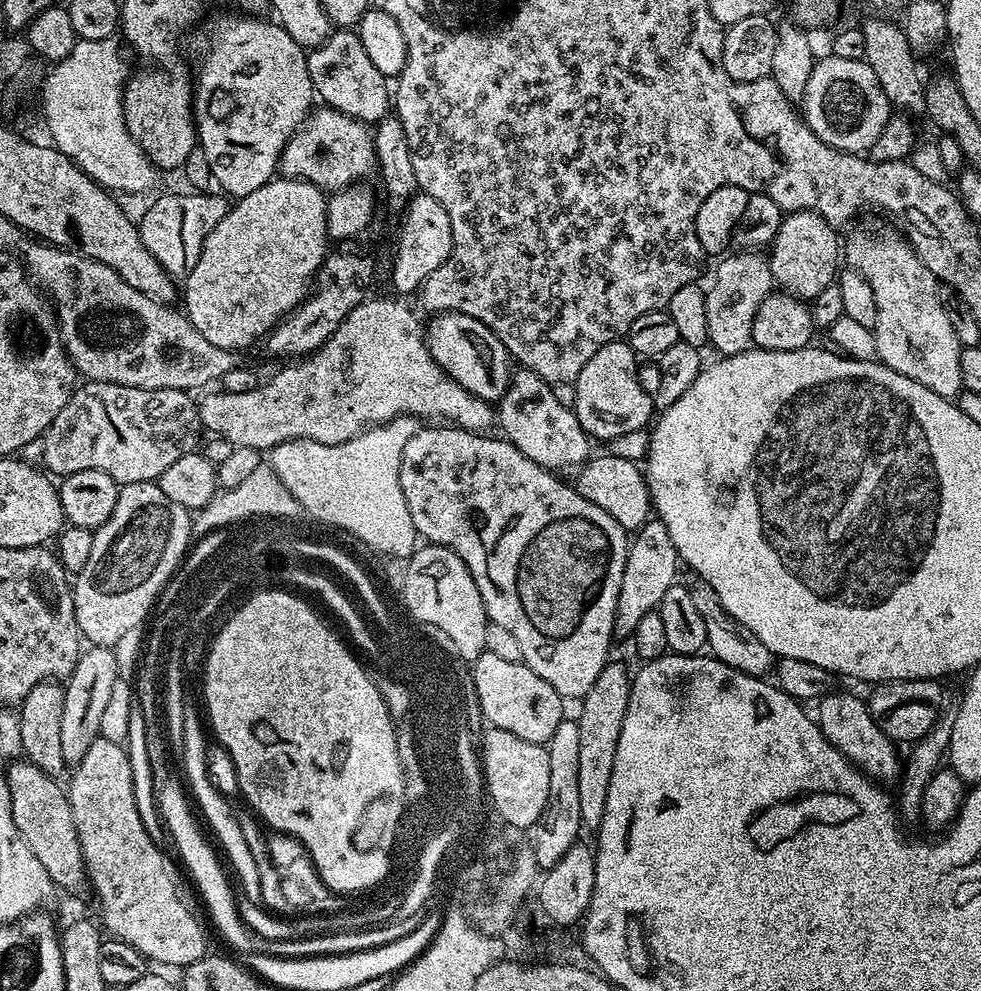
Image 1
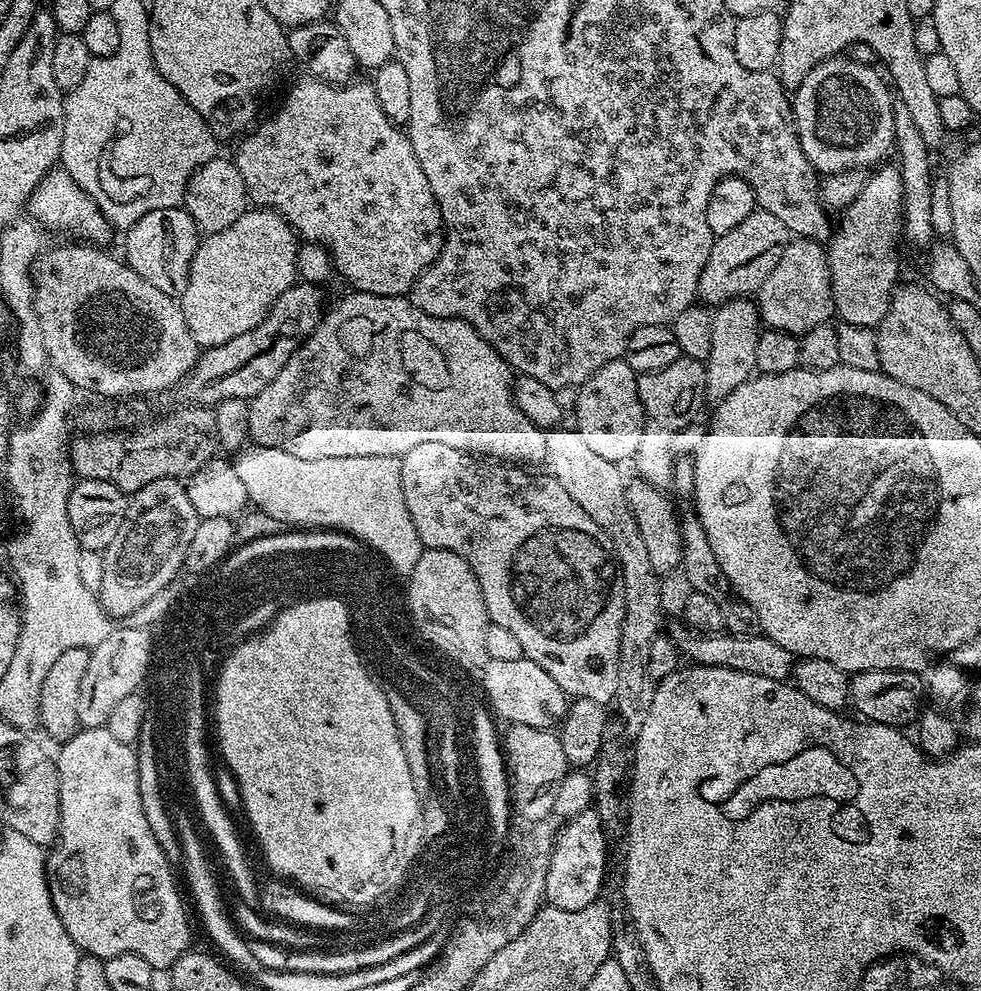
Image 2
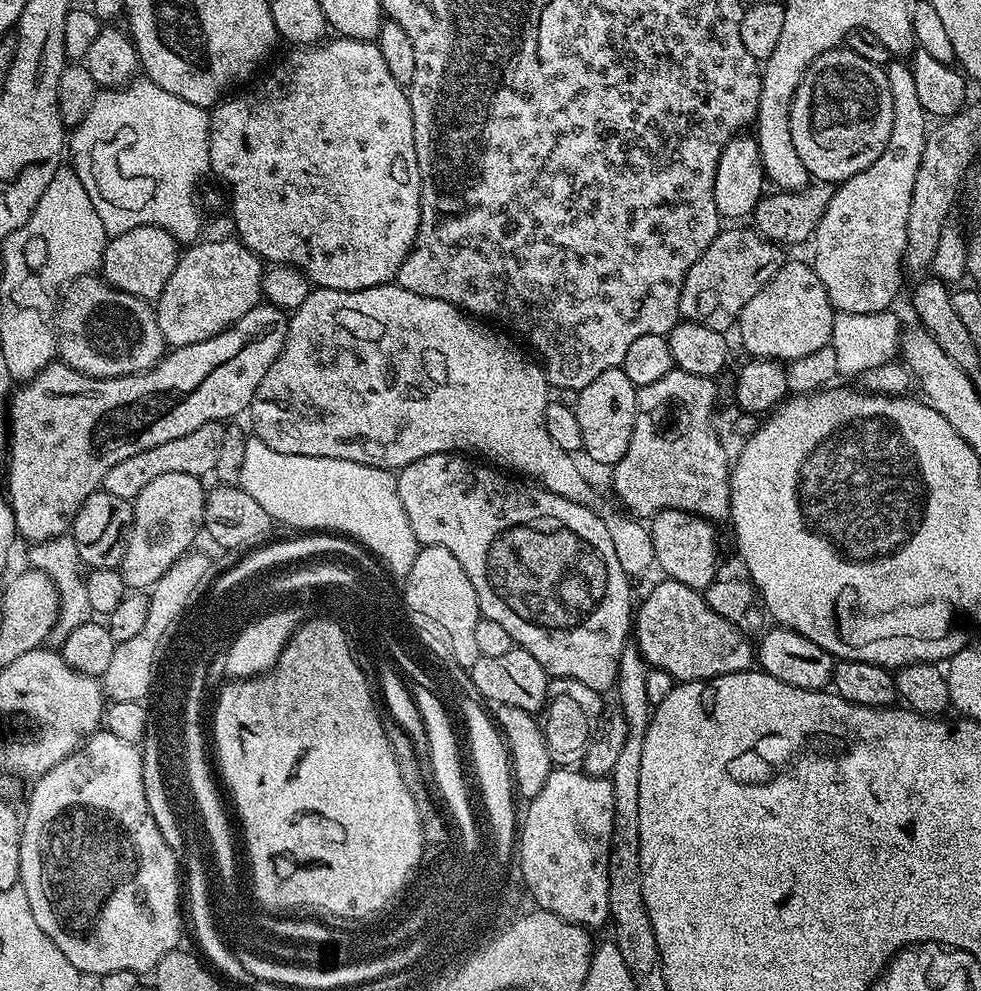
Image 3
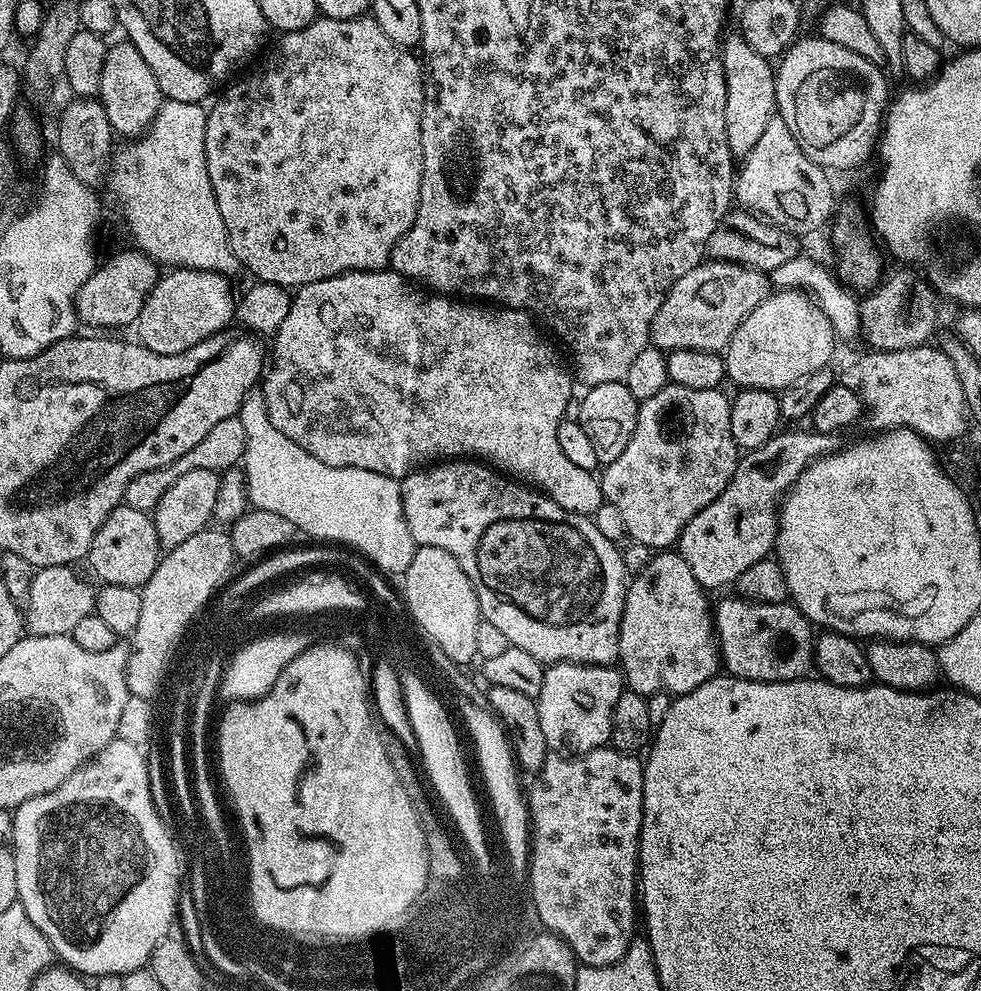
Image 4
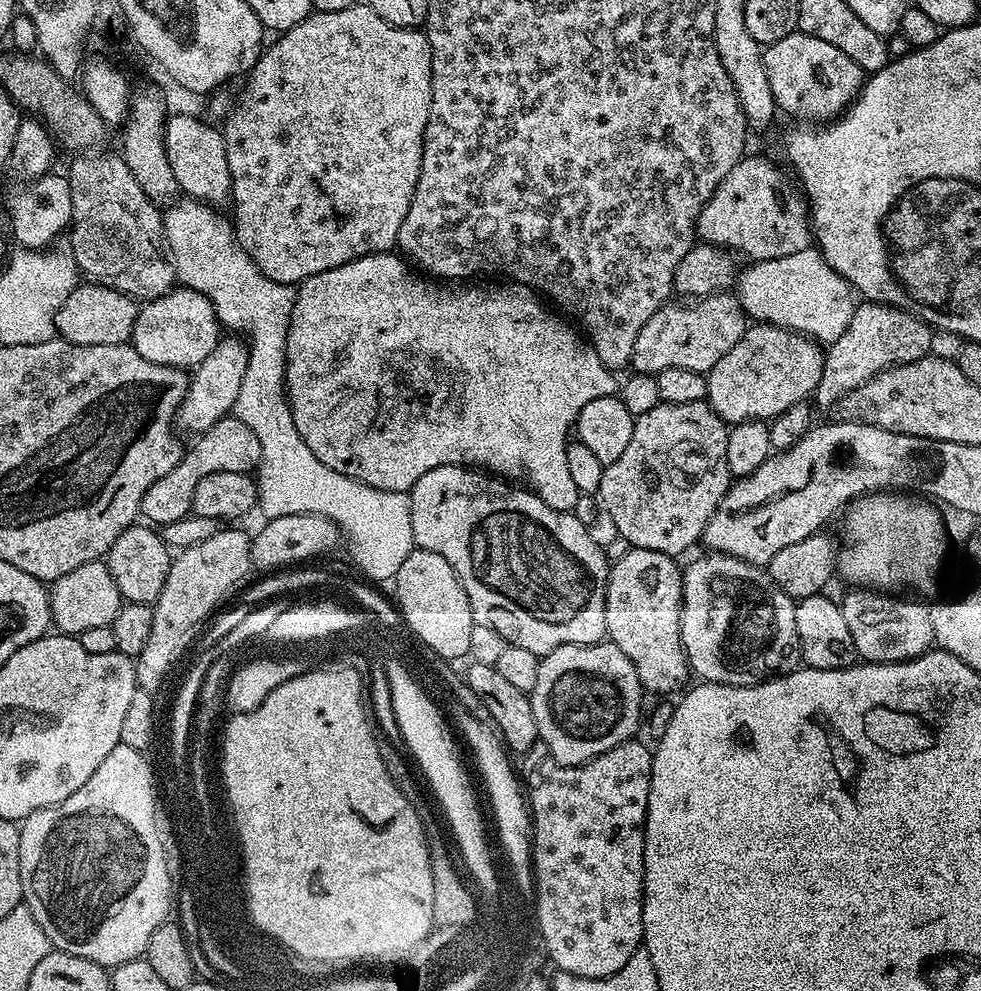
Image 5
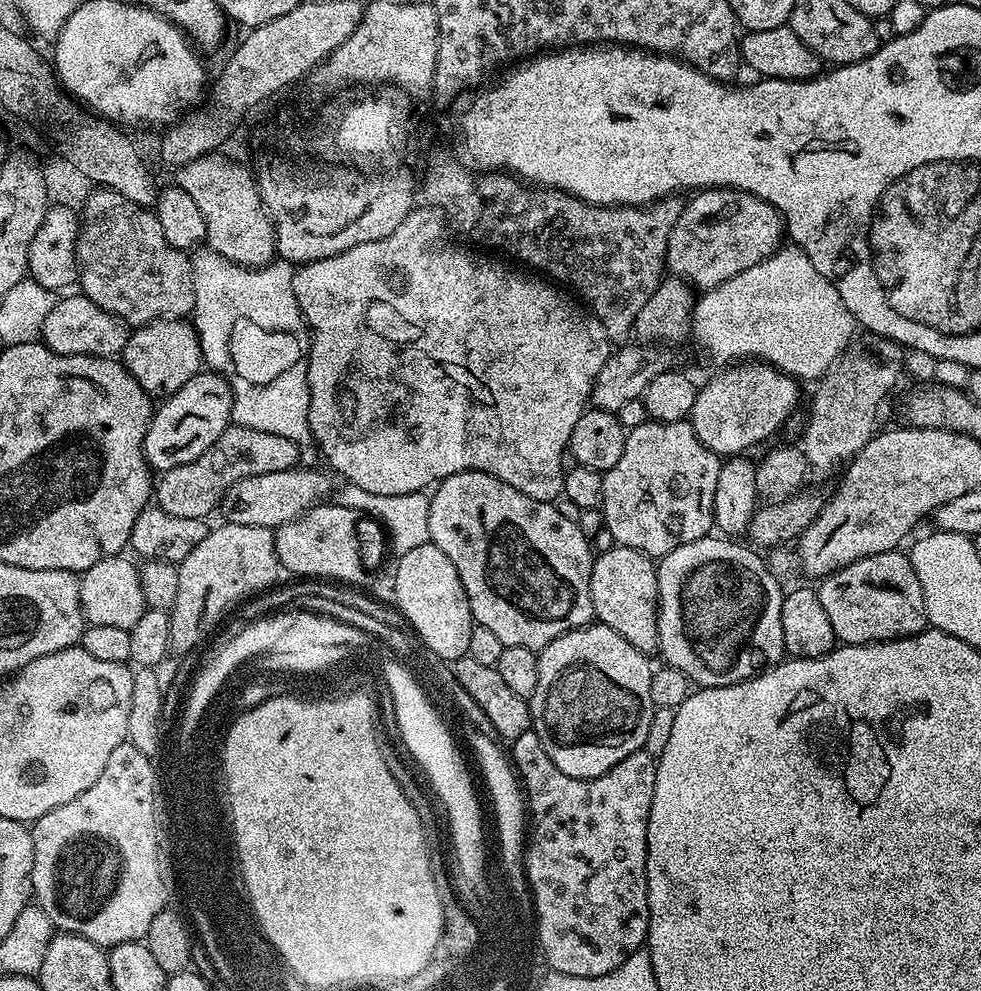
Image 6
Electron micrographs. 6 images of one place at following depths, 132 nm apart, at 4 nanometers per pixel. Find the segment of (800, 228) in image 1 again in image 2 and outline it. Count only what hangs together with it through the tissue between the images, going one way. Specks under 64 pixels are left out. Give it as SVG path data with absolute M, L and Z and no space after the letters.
M809 236L789 239L788 245L784 247L778 262L774 266L774 270L770 270L770 274L766 274L766 278L760 283L754 300L759 307L761 321L769 329L777 332L803 334L831 317L834 312L832 306L832 279L830 278L830 266L828 265L828 254L825 245L819 240L810 239Z

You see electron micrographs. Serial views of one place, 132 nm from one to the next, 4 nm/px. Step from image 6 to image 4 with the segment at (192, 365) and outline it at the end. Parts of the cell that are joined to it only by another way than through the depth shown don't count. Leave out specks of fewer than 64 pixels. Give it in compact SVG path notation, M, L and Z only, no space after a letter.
M173 268L165 271L160 279L156 281L154 290L150 290L150 294L146 298L146 302L142 306L142 314L136 319L134 331L137 332L139 343L144 347L154 350L154 354L182 354L182 350L190 350L190 346L198 346L198 342L202 342L206 338L210 338L214 334L225 331L229 327L228 323L233 323L236 314L237 297L232 296L232 288L228 285L229 277L222 272L211 272L210 270L196 270L194 268Z

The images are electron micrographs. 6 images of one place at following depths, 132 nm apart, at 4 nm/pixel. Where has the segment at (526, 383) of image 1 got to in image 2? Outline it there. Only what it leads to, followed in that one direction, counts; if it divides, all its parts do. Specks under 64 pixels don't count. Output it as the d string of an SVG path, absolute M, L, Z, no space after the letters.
M553 426L545 431L546 454L544 460L548 464L547 471L606 530L610 542L616 551L616 560L620 563L620 581L624 595L624 617L622 618L622 634L618 650L618 686L614 697L614 709L624 719L624 724L632 734L639 732L640 723L644 720L646 710L652 701L654 682L646 674L646 654L650 651L650 641L661 631L660 628L660 580L661 577L650 566L650 557L646 545L642 542L642 534L638 530L638 522L634 522L634 514L630 514L630 506L626 502L626 476L620 473L621 465L615 460L607 460L596 453L582 439L582 434L571 427Z

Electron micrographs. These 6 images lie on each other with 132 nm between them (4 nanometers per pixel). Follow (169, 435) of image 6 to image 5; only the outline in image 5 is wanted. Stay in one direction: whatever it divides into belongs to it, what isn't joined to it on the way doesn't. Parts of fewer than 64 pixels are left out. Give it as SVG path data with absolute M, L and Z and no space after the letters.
M221 338L214 346L214 350L210 350L210 355L202 358L202 362L197 364L191 373L186 398L182 398L180 409L176 412L175 427L181 433L199 434L210 430L214 422L218 422L235 409L238 390L242 390L242 378L246 378L248 365L245 345L241 341L239 344L236 340L239 339Z

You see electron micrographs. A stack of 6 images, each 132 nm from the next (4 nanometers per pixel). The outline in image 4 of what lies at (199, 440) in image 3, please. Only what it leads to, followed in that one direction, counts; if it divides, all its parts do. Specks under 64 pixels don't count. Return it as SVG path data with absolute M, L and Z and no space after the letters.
M239 415L222 418L222 422L218 422L214 430L210 430L210 434L206 434L206 438L202 438L202 442L194 446L194 450L186 450L186 454L170 462L170 466L162 466L158 470L146 470L146 474L138 474L138 478L134 478L126 486L123 503L130 505L134 510L151 514L156 511L162 494L166 494L166 490L170 490L170 486L174 486L174 482L178 482L182 474L190 474L190 470L214 470L222 473L228 468L235 468L244 459L245 446L246 430L242 426Z

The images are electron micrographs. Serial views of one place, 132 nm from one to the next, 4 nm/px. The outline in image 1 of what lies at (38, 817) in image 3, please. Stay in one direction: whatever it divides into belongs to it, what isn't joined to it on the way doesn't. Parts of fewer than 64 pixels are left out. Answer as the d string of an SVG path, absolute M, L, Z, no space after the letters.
M98 739L94 742L94 746L90 746L90 750L86 750L86 758L82 758L82 762L78 762L71 769L72 781L66 784L68 793L68 801L72 807L74 814L74 826L78 830L78 842L82 848L82 858L84 859L84 868L88 871L88 883L91 891L96 891L96 896L100 899L100 916L103 927L108 928L115 939L126 942L130 946L134 946L134 950L138 950L149 961L157 960L160 964L173 964L176 970L183 969L185 964L193 964L194 961L202 959L206 955L204 948L204 932L200 929L200 924L196 921L196 916L190 909L184 905L184 900L180 897L180 892L176 889L176 884L172 881L172 876L168 873L168 864L164 861L161 845L156 844L150 838L150 834L146 830L146 826L142 826L142 818L138 814L138 806L134 802L134 782L132 781L132 771L130 770L130 762L128 761L128 753L125 745L115 744L114 742L106 742Z

